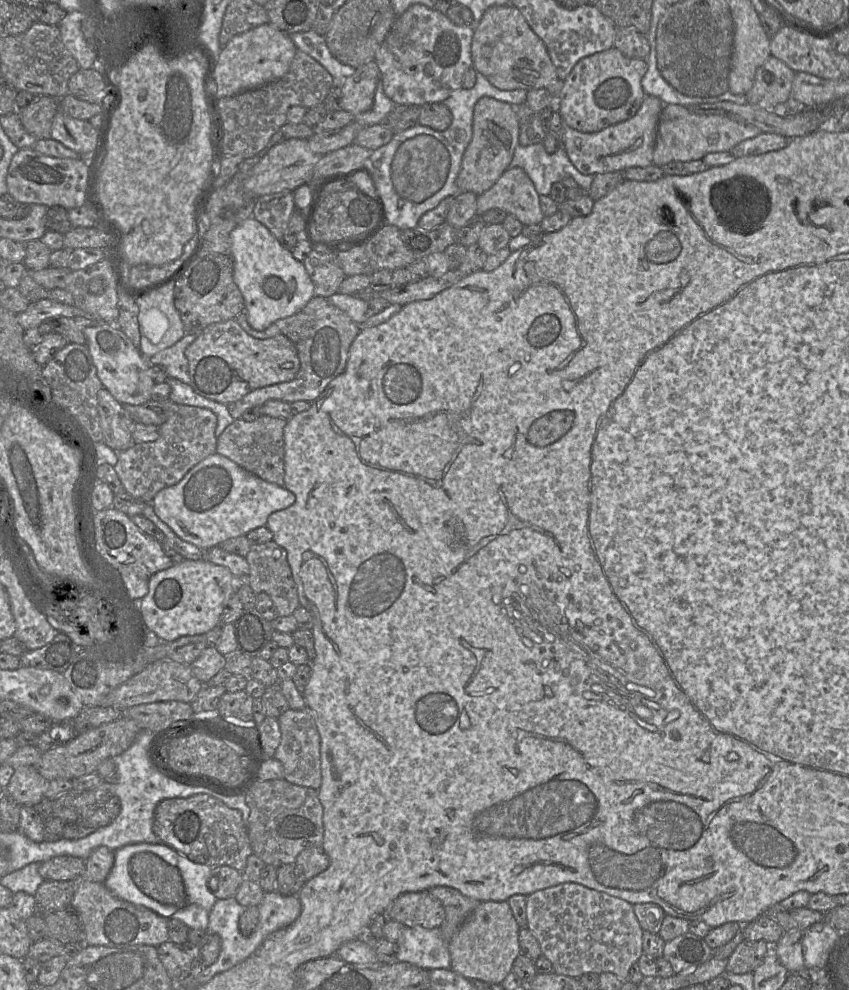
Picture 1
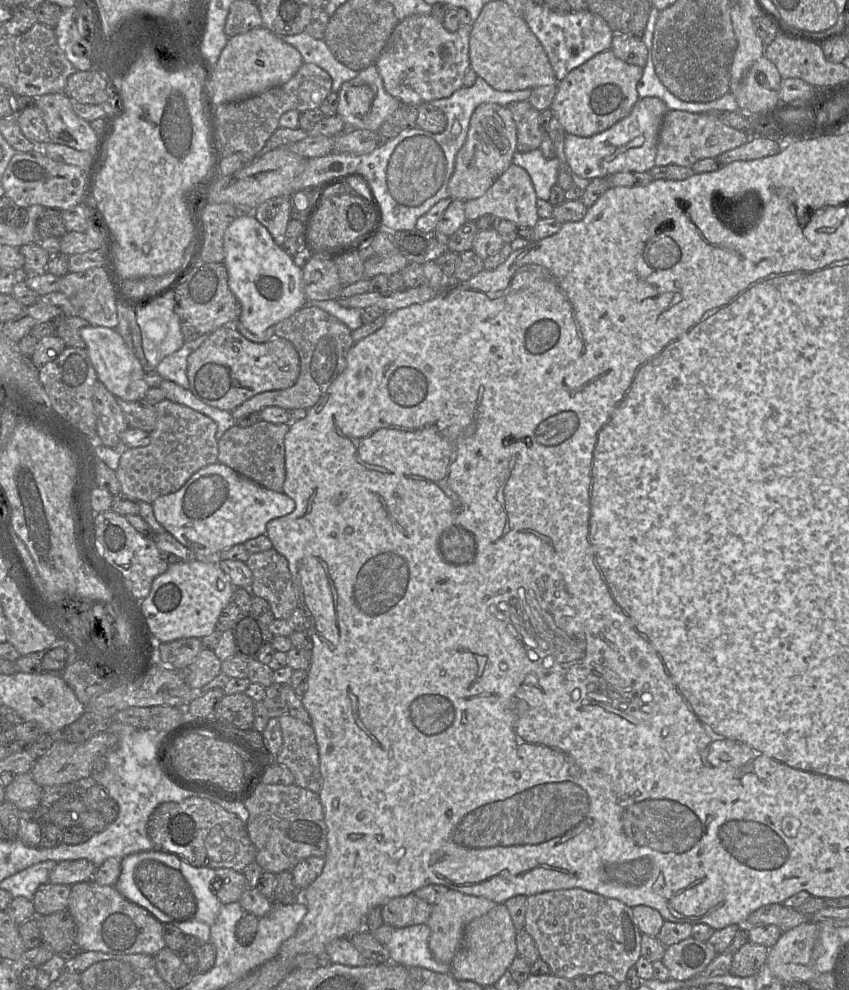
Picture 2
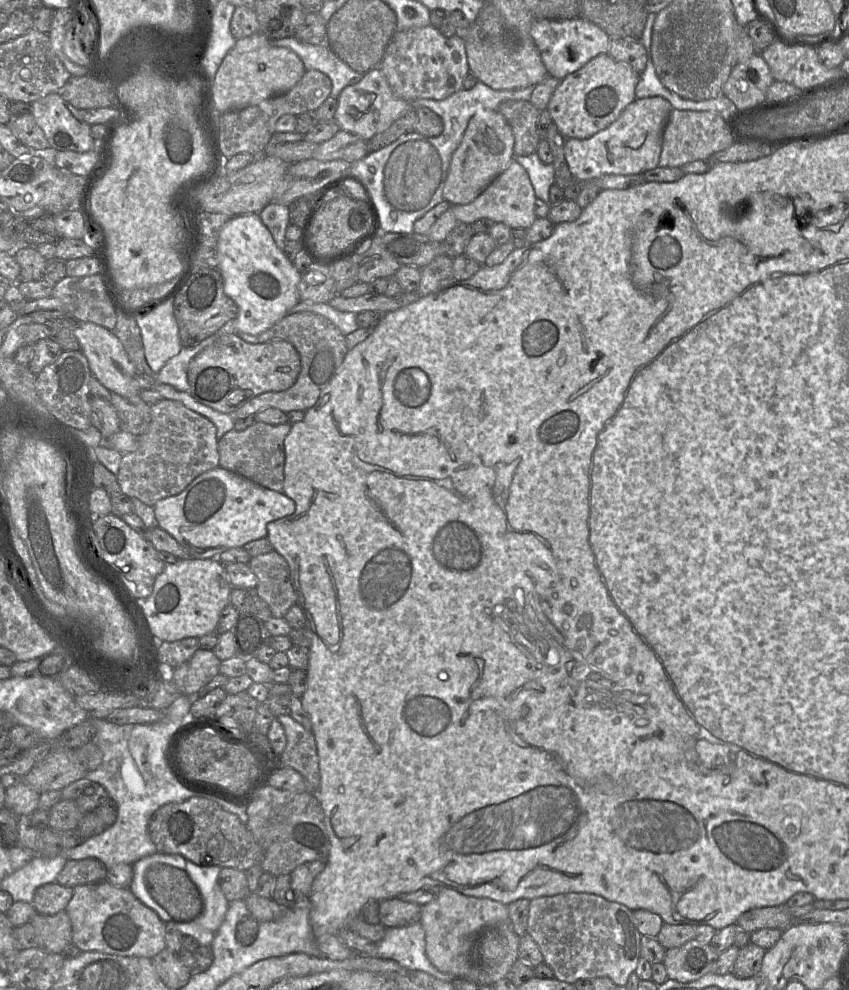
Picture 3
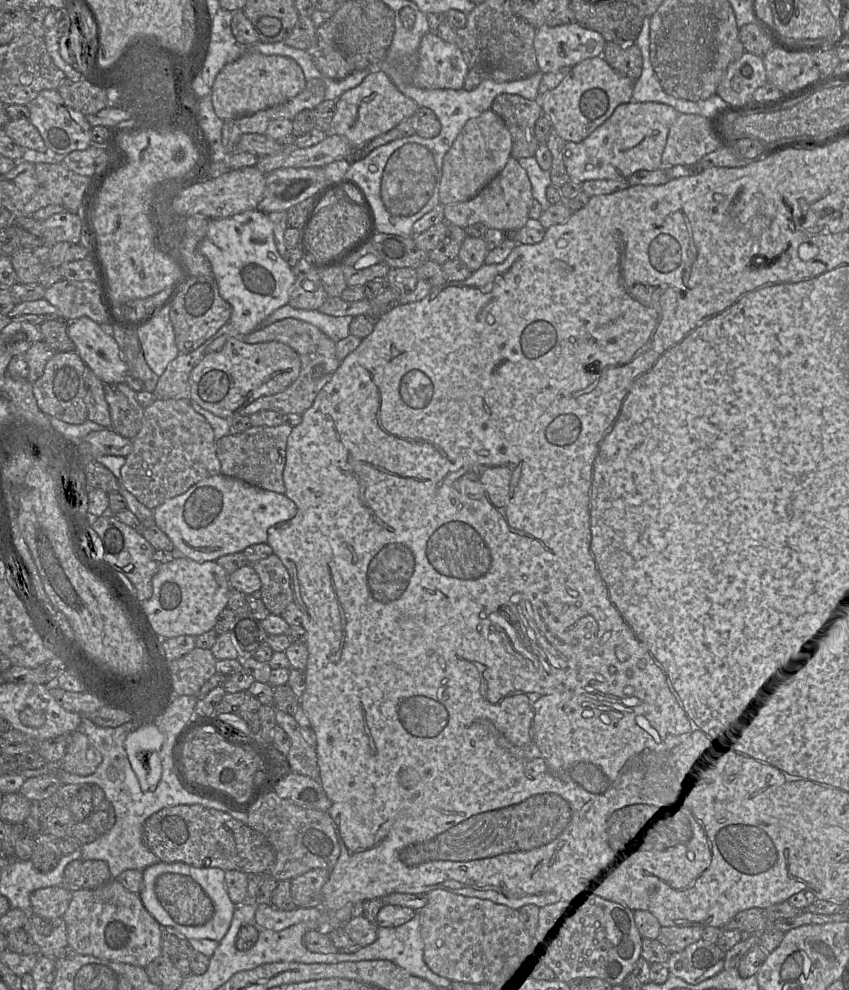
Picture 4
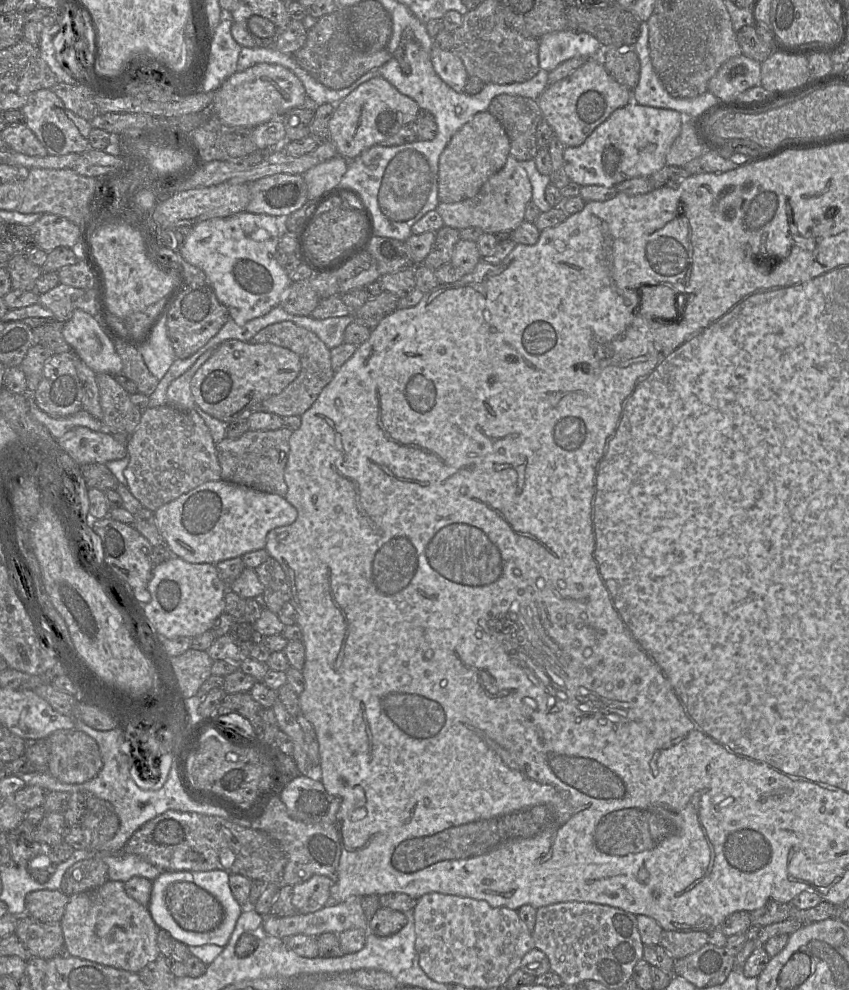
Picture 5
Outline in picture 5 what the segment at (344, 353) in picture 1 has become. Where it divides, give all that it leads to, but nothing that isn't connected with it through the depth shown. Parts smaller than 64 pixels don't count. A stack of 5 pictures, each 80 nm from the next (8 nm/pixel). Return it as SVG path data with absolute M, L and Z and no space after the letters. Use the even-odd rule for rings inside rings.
M281 321L260 330L250 343L271 343L295 352L301 360L299 375L282 392L257 403L253 411L275 413L281 417L303 415L317 400L323 388L333 379L335 371L331 365L331 354L324 342L312 331L291 321Z

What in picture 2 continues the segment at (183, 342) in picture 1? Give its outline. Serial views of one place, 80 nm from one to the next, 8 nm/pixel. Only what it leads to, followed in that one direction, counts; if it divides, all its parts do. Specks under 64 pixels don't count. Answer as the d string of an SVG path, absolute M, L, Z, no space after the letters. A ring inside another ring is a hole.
M204 334L193 341L184 342L179 350L163 358L155 368L161 378L189 389L187 358L206 340L208 335Z

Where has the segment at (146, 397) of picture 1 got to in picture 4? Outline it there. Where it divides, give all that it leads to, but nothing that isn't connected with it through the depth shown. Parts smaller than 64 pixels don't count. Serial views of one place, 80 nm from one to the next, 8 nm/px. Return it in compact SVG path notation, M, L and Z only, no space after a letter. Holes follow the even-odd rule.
M82 316L68 323L67 334L85 365L103 383L124 383L128 366L106 326Z

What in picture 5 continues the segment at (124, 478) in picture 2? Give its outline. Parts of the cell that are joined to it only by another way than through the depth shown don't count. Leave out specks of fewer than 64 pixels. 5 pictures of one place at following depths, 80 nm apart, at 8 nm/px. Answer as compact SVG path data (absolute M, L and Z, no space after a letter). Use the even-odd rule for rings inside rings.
M169 404L147 407L126 443L129 463L124 470L132 495L155 512L197 486L221 479L216 444L210 430L195 409L179 410Z

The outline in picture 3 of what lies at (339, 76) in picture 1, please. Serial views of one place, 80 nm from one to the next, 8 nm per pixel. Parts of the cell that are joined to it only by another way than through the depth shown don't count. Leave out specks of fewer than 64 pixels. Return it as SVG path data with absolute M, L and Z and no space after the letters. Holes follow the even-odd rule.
M294 36L269 40L272 46L292 50L302 61L305 70L319 70L331 80L330 97L337 99L348 85L357 83L363 74L354 71L340 60L327 44L307 44Z

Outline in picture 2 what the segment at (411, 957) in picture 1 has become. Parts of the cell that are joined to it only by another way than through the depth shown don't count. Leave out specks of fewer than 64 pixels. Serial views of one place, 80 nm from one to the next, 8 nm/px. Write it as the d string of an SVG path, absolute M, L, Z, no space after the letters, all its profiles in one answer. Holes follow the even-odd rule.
M423 923L395 928L392 937L385 945L390 954L390 962L407 968L421 967L437 973L450 973L451 964L438 962L433 957L428 941L430 927Z

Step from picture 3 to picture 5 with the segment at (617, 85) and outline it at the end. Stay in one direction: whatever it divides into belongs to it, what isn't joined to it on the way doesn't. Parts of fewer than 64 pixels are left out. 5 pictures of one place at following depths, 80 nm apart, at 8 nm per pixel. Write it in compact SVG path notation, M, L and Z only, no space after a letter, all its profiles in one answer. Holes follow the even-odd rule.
M588 58L587 61L555 83L548 84L537 99L542 118L553 129L565 147L576 147L603 123L613 111L632 101L632 92L615 81L606 71L601 60Z

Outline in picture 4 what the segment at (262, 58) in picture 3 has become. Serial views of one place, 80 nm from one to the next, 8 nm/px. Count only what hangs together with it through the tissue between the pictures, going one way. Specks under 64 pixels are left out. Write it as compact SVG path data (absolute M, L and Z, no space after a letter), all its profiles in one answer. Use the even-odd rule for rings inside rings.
M244 52L218 73L211 88L211 101L220 119L234 119L282 104L298 95L305 85L303 71L292 58Z

